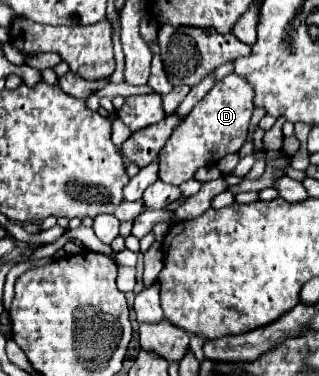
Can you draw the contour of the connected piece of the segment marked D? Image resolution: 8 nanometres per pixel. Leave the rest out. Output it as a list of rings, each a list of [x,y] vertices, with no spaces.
[[[231,73],[215,83],[215,87],[199,101],[187,119],[175,129],[173,137],[159,153],[159,179],[169,185],[181,185],[191,179],[197,167],[217,163],[229,153],[239,153],[249,135],[249,121],[253,111],[253,87],[239,75]]]

